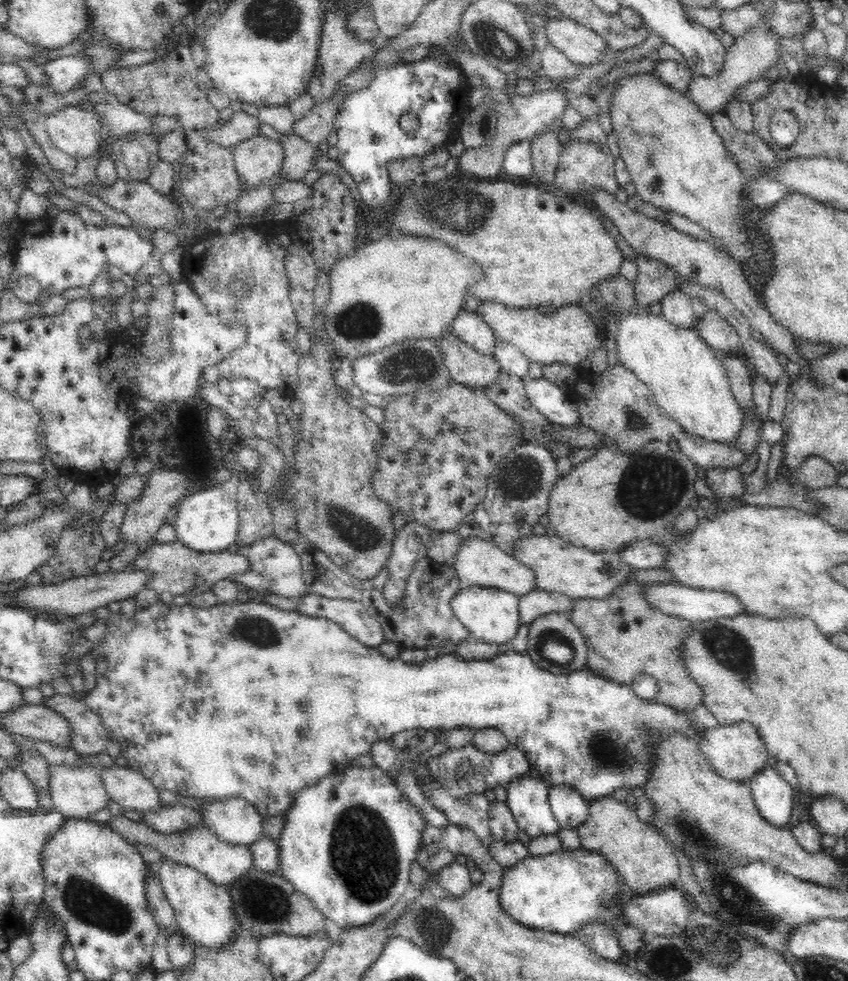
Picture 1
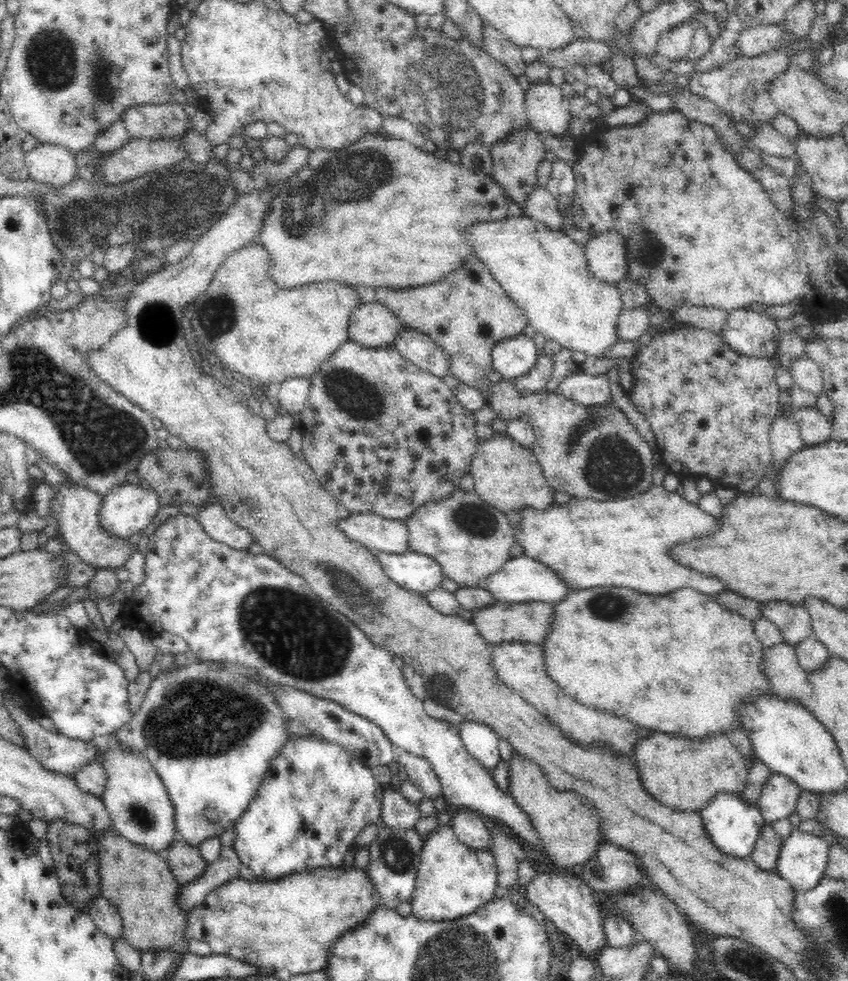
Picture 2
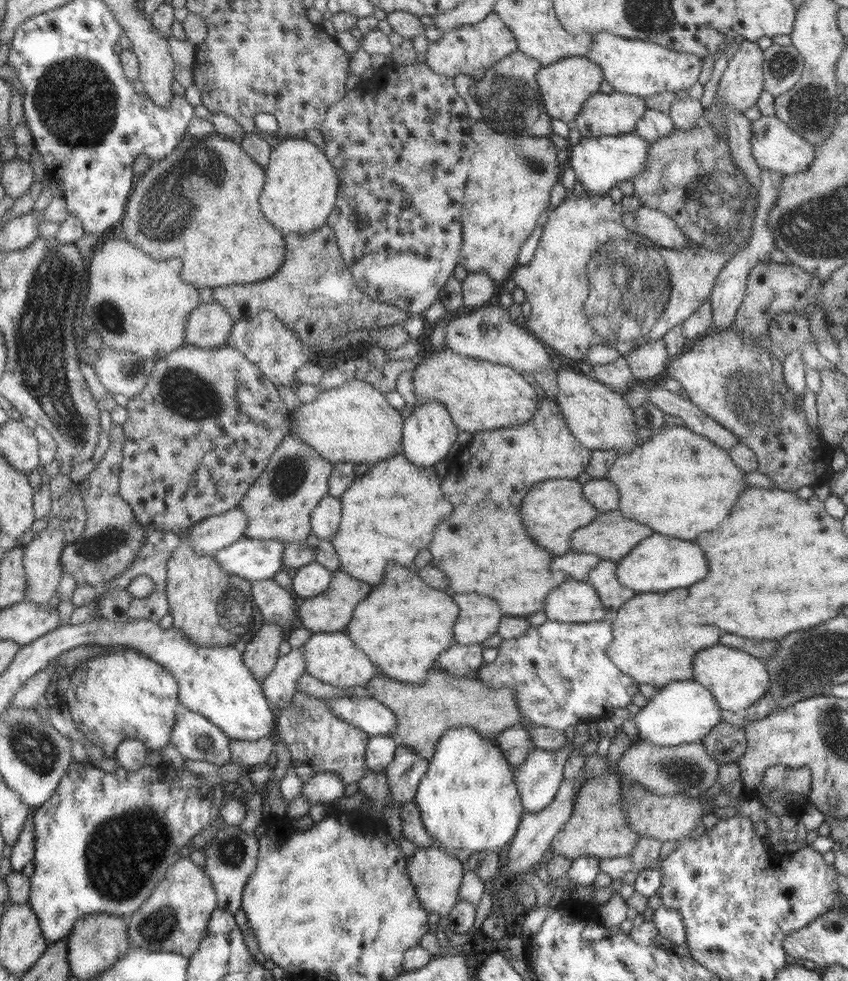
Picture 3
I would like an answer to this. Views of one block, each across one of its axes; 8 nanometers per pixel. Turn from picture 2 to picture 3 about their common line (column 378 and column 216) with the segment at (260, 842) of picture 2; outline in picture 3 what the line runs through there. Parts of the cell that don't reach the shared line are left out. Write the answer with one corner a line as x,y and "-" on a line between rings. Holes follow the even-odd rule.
74,761
68,772
62,777
60,784
54,791
54,796
50,798
45,805
34,808
36,832
36,853
34,855
34,873
29,876
30,879
30,896
28,903
30,908
37,914
38,920
41,923
41,931
44,937
50,943
56,940
68,938
70,931
73,929
73,924
81,918
91,914
113,914
128,918
141,908
141,904
150,896
158,881
165,877
170,865
178,862
180,855
179,850
183,846
188,846
191,838
202,832
204,826
214,824
219,818
221,811
221,802
230,798
232,795
226,795
223,788
223,782
212,783
198,777
193,771
188,771
185,767
174,766
172,763
165,763
159,768
152,767
150,764
143,766
140,770
128,772
125,768
117,766
114,773
106,773
99,766
89,763
81,763

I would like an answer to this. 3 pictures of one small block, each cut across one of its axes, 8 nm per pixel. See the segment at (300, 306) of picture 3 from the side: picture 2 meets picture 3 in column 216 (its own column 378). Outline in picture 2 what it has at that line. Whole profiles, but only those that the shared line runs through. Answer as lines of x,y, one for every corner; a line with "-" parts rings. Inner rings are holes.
470,256
462,268
434,284
396,290
380,287
374,292
376,302
392,310
404,328
428,334
438,346
444,347
450,358
449,374
459,378
460,384
479,390
486,399
490,398
493,386
488,379
492,348
497,342
524,333
528,324
524,312
477,256

